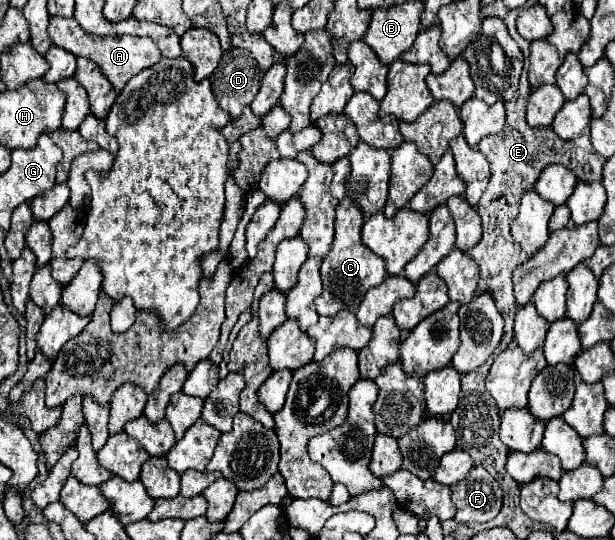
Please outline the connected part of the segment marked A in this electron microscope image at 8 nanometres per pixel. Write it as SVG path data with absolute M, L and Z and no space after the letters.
M51 18L49 22L49 36L55 46L69 50L75 56L83 56L93 60L101 72L109 78L109 82L119 92L135 74L139 74L145 68L151 68L159 58L161 52L153 44L151 38L139 38L139 36L91 36L83 32L83 28L77 24L75 18Z

